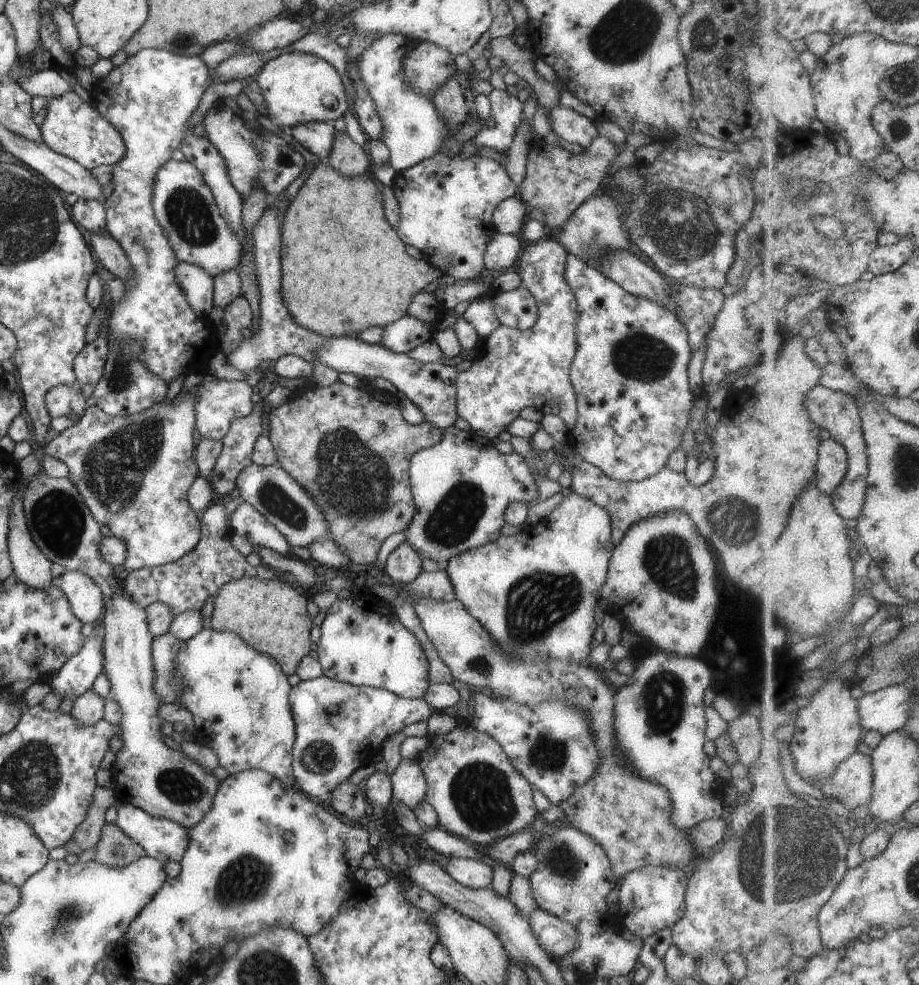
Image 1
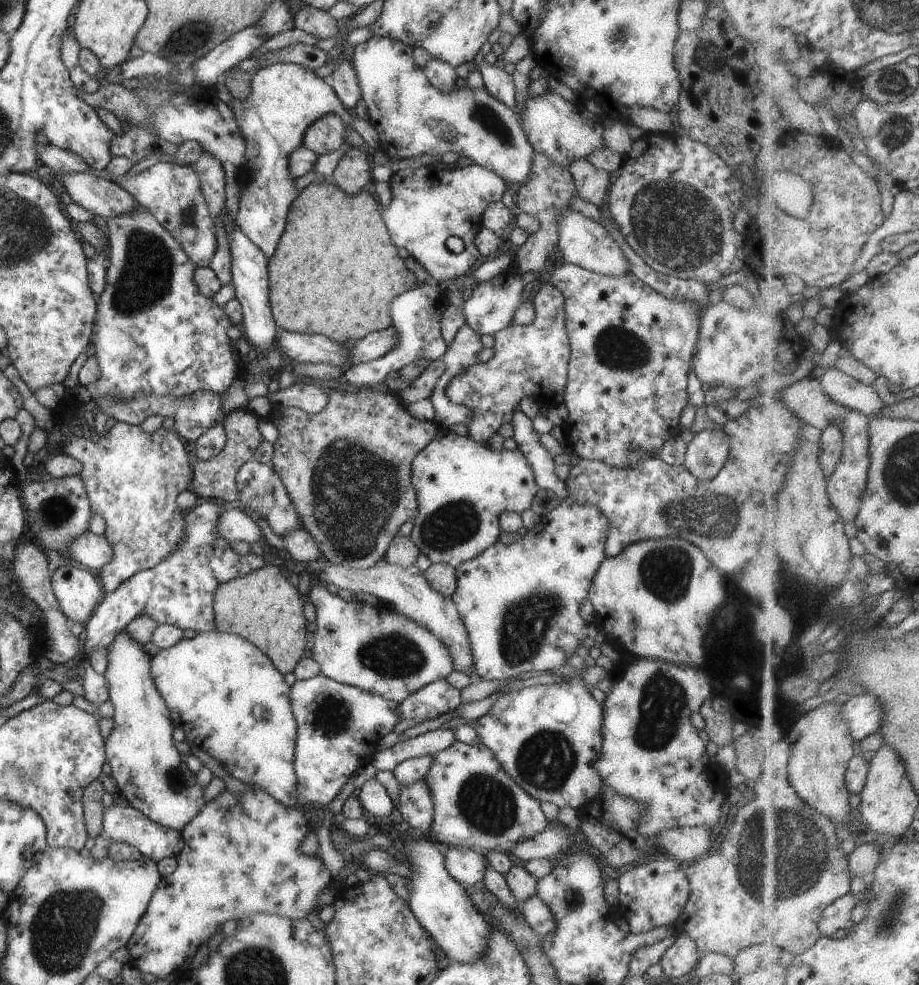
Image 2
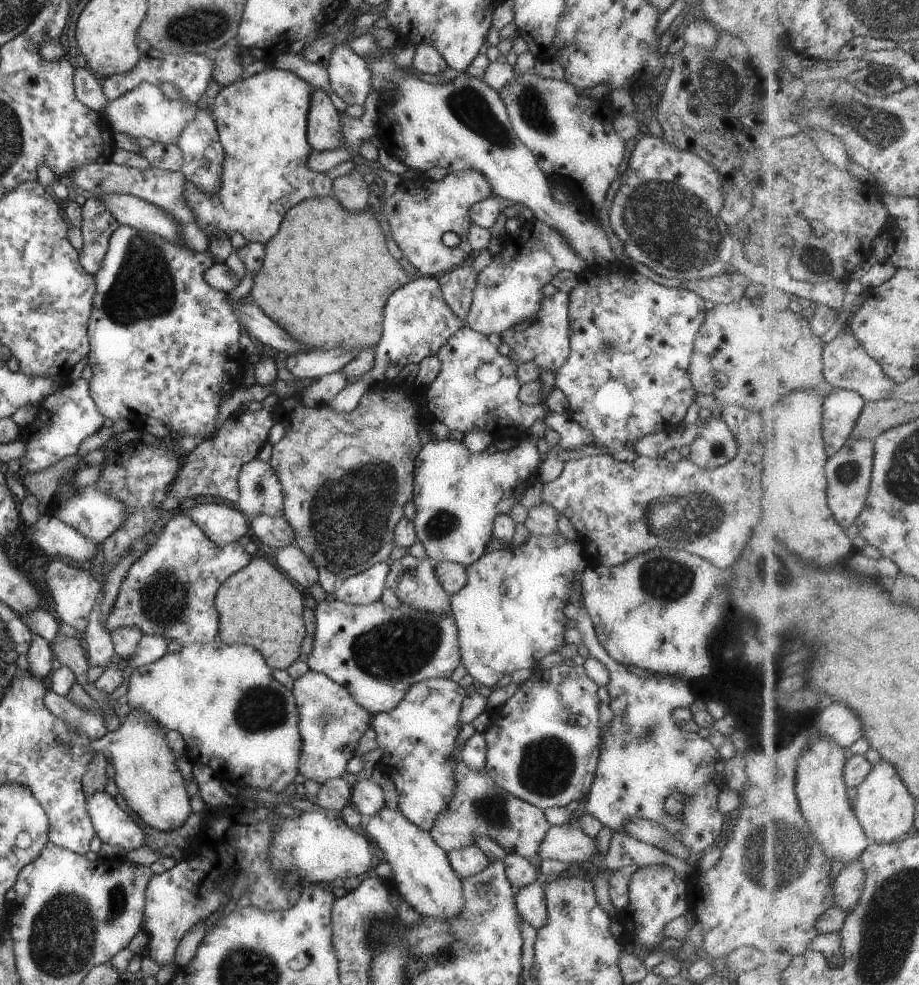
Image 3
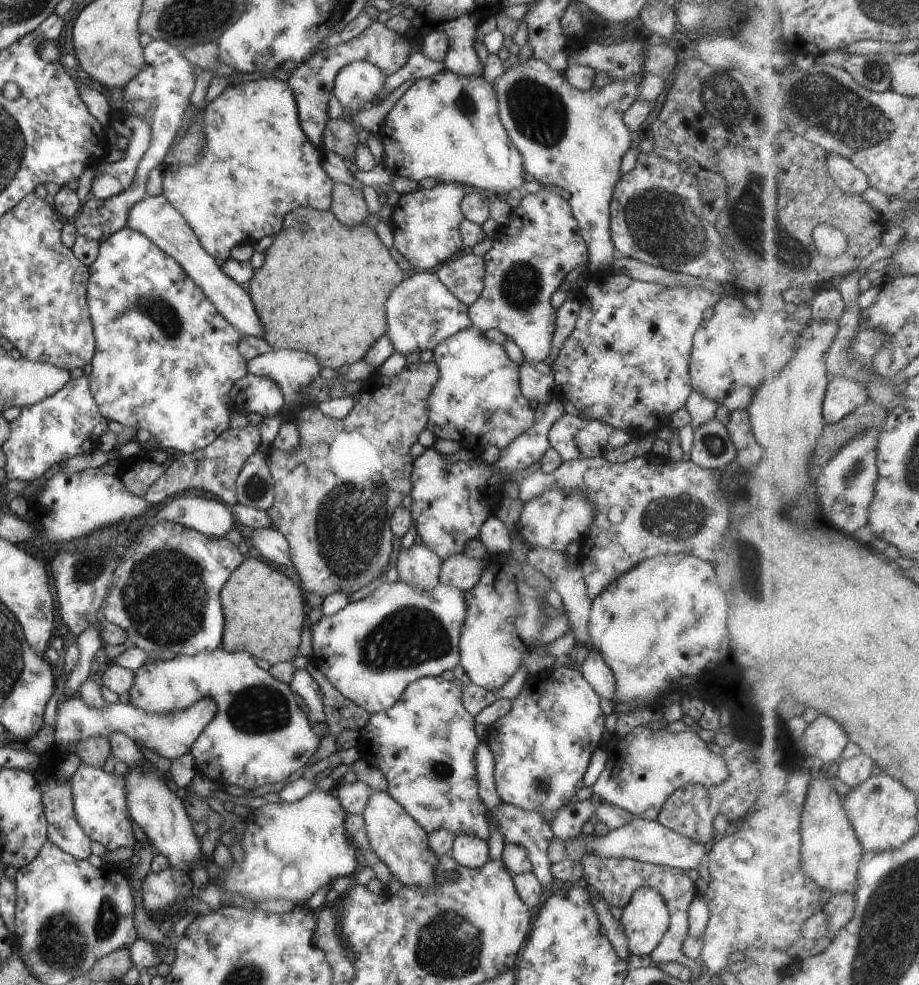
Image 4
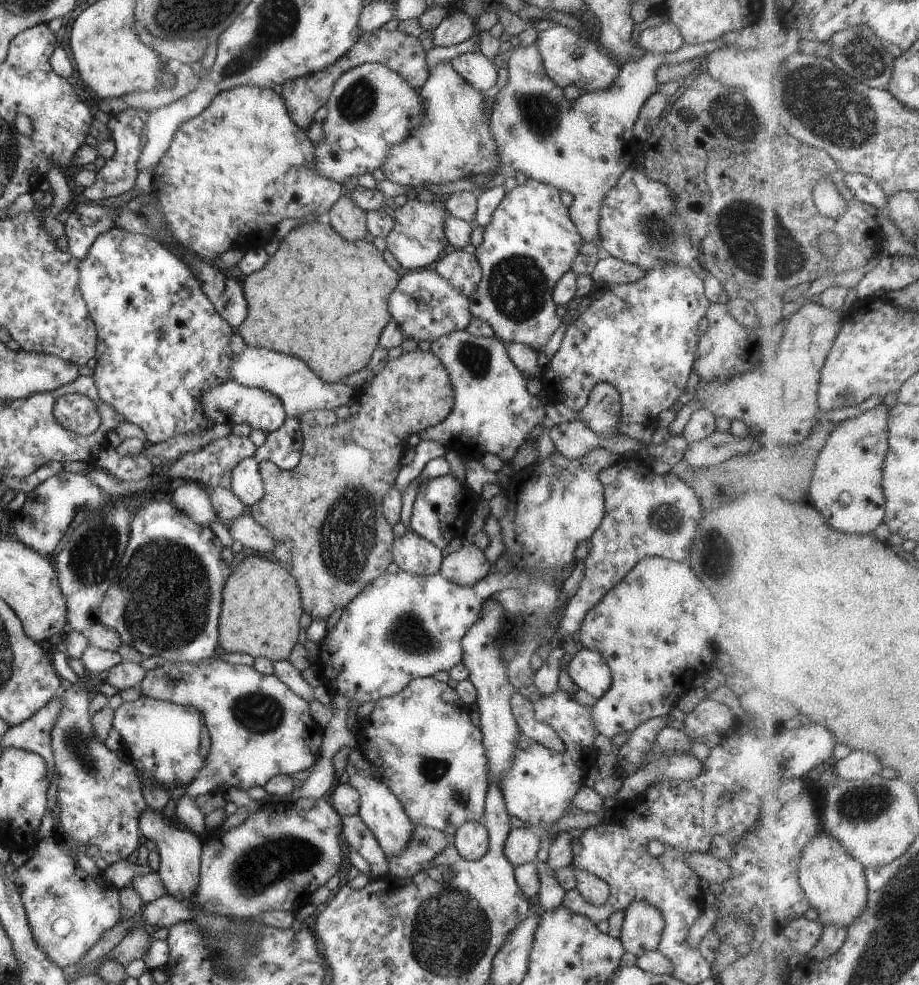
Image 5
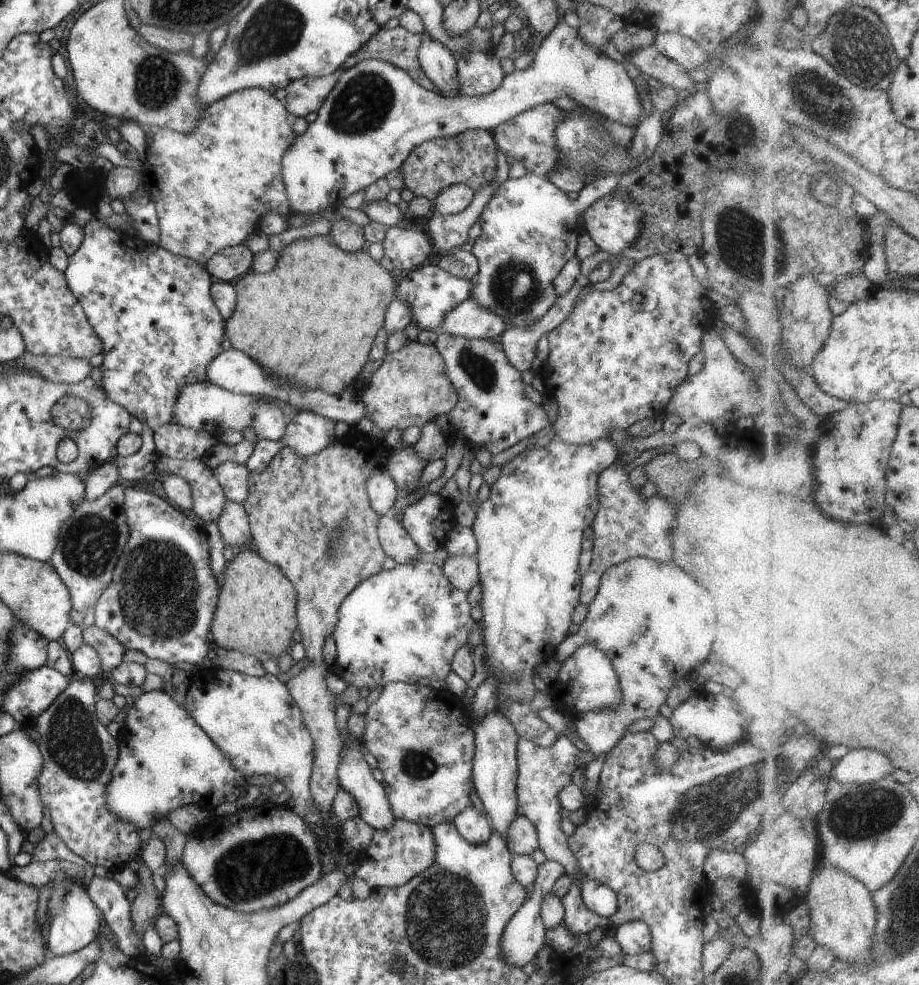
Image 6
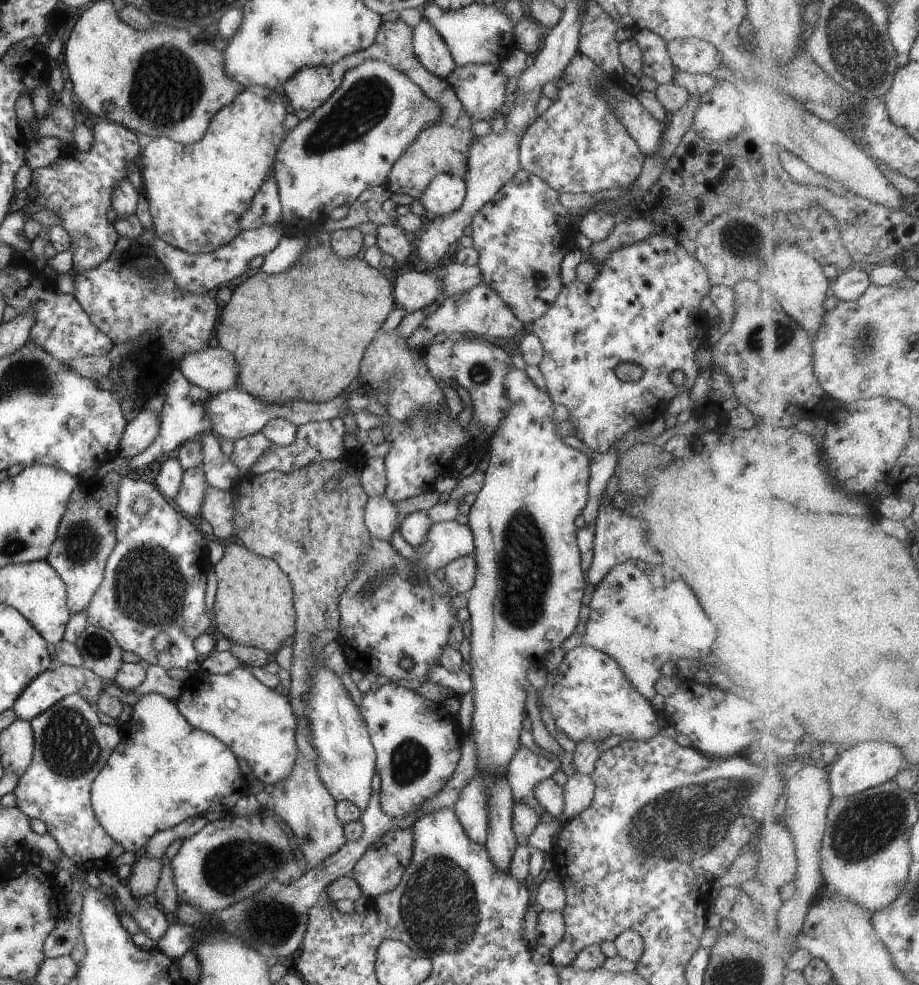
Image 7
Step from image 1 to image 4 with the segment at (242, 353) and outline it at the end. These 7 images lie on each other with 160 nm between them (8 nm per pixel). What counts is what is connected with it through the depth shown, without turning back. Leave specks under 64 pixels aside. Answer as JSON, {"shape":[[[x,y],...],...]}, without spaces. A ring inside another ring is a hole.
{"shape":[[[270,77],[261,78],[259,80],[247,80],[240,84],[236,83],[226,86],[217,97],[206,104],[203,113],[202,131],[204,132],[204,149],[202,157],[198,160],[198,164],[195,166],[164,166],[162,170],[161,194],[167,199],[167,202],[181,214],[184,221],[193,231],[193,234],[197,237],[203,250],[218,263],[223,263],[229,258],[229,250],[235,245],[251,245],[266,236],[273,236],[282,225],[283,215],[287,214],[290,210],[296,209],[297,207],[311,207],[315,210],[324,211],[330,207],[334,180],[326,176],[325,171],[321,168],[320,160],[323,155],[322,149],[312,145],[299,126],[295,99],[290,86],[285,81]]]}

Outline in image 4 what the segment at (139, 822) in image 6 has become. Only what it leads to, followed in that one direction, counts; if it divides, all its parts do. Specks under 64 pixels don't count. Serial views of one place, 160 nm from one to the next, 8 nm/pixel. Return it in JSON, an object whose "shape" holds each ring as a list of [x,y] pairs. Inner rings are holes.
{"shape":[[[79,697],[63,698],[56,706],[56,721],[54,729],[54,743],[61,747],[75,746],[81,739],[91,735],[105,735],[110,732],[121,731],[136,743],[144,745],[159,756],[171,760],[186,752],[199,734],[200,730],[211,720],[216,711],[215,703],[210,698],[195,701],[189,708],[178,713],[158,715],[144,713],[142,710],[129,704],[112,703],[104,707],[89,707]]]}

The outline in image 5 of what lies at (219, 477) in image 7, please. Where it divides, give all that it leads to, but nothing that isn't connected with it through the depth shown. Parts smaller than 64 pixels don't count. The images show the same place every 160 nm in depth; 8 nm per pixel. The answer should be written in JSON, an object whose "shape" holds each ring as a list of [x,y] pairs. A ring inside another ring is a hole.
{"shape":[[[252,457],[237,462],[231,470],[229,490],[247,508],[263,496],[258,463]]]}

